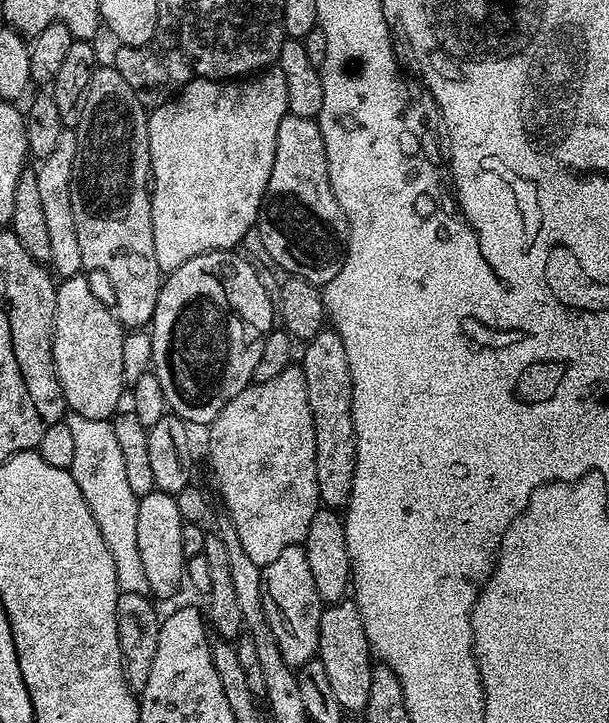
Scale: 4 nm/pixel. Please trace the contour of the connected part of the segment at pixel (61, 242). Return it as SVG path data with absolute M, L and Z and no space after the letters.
M64 130L58 135L54 150L41 159L38 164L40 168L35 169L38 195L42 201L46 231L50 237L50 268L60 278L79 276L84 268L82 250L78 246L78 230L74 222L74 206L70 206L70 182L77 151L75 131Z

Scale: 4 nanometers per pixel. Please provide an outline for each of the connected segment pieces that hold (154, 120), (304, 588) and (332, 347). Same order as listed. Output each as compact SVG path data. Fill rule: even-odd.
M269 66L251 78L233 78L225 81L199 78L191 80L189 84L183 85L182 90L177 91L163 104L156 105L148 112L148 145L152 159L150 195L152 197L152 225L154 226L154 258L158 262L161 273L173 272L178 266L190 262L190 258L207 252L235 249L237 247L235 244L251 228L253 231L260 214L260 206L264 203L264 191L270 182L270 170L274 166L278 122L282 122L282 118L287 115L289 115L289 110L286 98L286 78L282 78L282 70L279 66Z
M286 546L274 562L263 565L264 613L268 619L268 631L274 634L278 650L288 665L299 666L317 659L320 650L320 614L322 601L314 586L314 574L310 574L310 558L306 558L303 546Z
M322 330L312 340L303 345L302 367L306 378L306 394L310 398L310 414L314 418L316 435L316 473L318 474L318 494L323 507L340 510L347 505L348 495L354 486L354 466L356 465L356 435L352 421L352 379L350 362L346 362L346 346L335 330Z

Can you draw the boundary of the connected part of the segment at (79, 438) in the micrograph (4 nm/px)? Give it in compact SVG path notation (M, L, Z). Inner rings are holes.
M69 411L62 423L70 426L70 434L74 434L74 462L70 471L74 482L78 482L78 490L82 490L82 498L86 498L86 506L90 506L90 514L94 514L94 522L98 522L98 531L102 534L102 542L106 542L106 550L110 550L110 558L114 558L116 587L120 592L148 596L146 570L142 570L142 558L138 555L138 497L130 490L126 461L122 458L112 421L82 418L82 414Z

